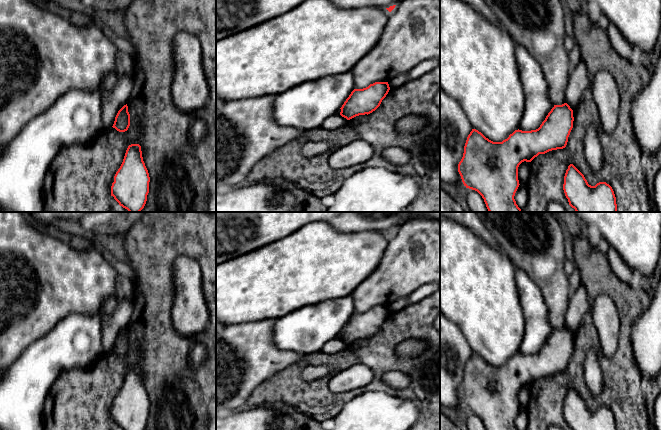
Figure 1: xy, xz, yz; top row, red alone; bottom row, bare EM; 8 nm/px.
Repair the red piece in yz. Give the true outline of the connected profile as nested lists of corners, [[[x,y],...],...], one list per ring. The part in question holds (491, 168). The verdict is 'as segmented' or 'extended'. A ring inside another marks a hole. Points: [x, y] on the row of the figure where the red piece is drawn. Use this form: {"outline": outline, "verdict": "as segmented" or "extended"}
{"outline": [[[564,103],[554,105],[538,129],[515,130],[502,142],[493,142],[478,130],[472,129],[464,146],[463,157],[458,164],[458,172],[464,186],[482,196],[489,212],[521,212],[514,199],[520,185],[519,165],[524,161],[531,162],[539,154],[565,148],[573,121],[573,110]]], "verdict": "as segmented"}

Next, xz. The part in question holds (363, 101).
{"outline": [[[375,82],[363,89],[354,89],[342,105],[340,115],[350,120],[375,111],[390,90],[388,82]]], "verdict": "as segmented"}

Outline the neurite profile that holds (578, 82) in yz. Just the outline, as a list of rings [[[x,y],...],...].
[[[580,59],[575,70],[570,73],[569,81],[565,89],[566,103],[574,110],[577,108],[583,92],[588,88],[590,82],[586,63]]]

